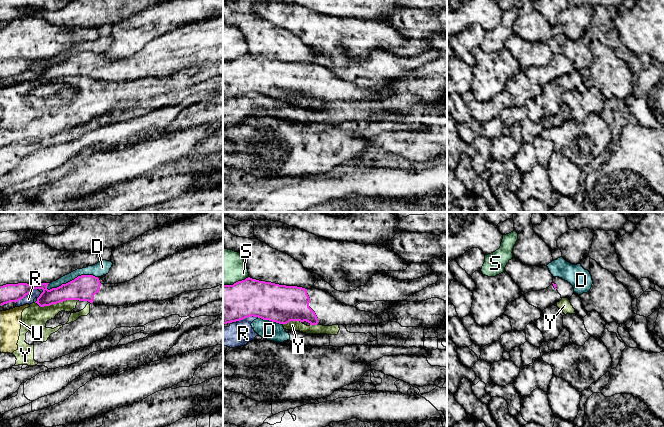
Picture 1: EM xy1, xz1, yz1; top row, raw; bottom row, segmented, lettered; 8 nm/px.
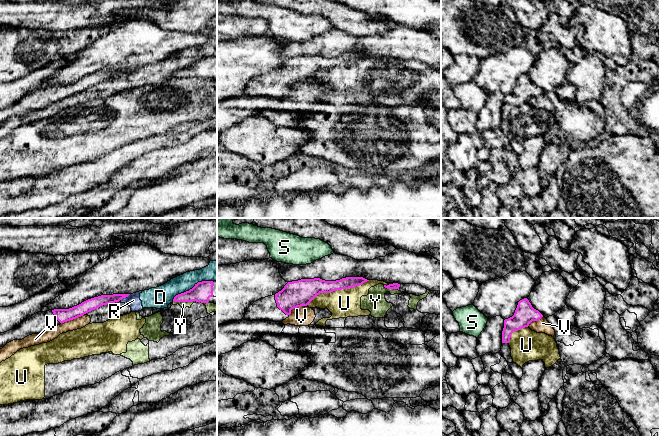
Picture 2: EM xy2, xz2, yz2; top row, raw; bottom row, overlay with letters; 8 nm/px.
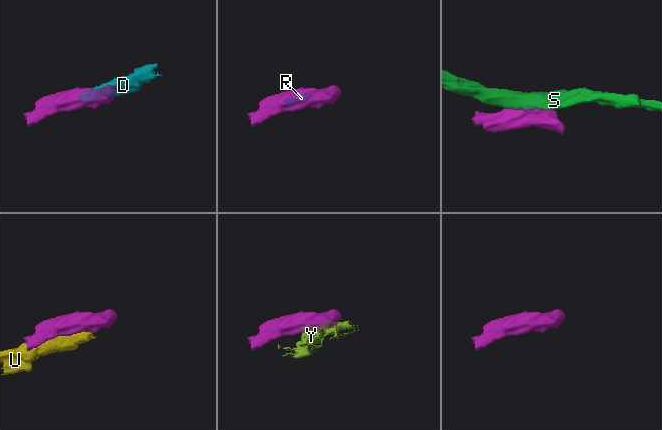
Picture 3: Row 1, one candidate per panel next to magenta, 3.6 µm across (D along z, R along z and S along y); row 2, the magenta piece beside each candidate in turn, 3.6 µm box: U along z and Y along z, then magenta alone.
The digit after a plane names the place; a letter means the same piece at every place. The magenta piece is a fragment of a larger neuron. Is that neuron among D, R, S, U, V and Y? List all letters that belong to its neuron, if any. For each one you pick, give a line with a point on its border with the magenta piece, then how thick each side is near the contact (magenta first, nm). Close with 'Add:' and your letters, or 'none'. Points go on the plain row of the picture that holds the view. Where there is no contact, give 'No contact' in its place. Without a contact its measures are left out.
Add: none

